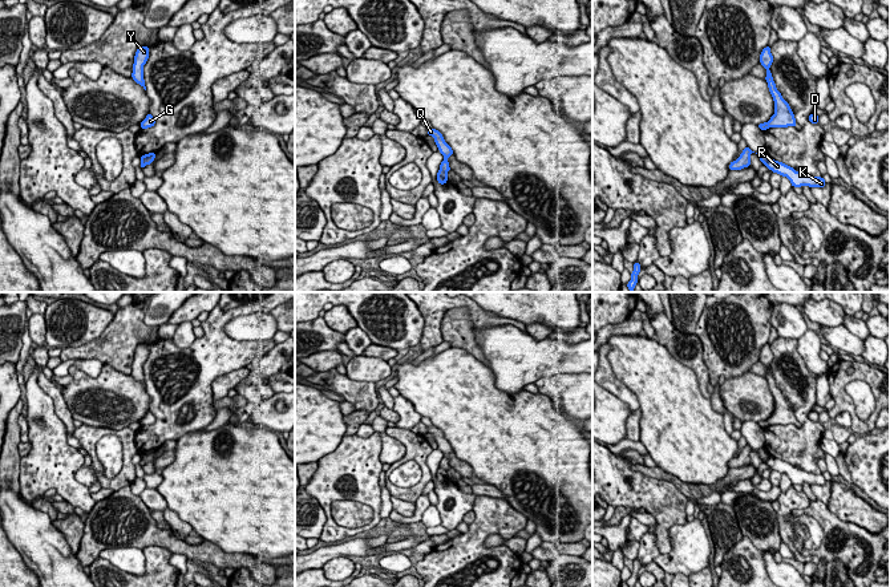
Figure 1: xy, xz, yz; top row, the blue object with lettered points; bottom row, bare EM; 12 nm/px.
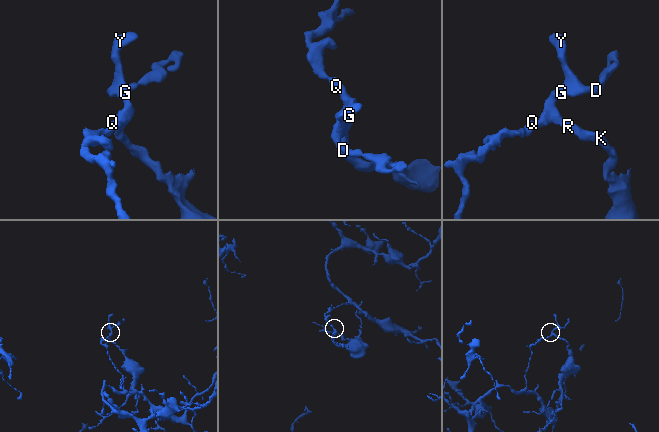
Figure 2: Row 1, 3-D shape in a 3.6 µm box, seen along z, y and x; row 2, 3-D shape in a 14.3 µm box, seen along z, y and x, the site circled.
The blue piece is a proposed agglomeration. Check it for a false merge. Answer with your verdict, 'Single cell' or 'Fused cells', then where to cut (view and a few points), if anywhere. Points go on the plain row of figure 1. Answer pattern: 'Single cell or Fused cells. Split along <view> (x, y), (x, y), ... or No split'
Fused cells. Split along xz (440, 466), (445, 470)

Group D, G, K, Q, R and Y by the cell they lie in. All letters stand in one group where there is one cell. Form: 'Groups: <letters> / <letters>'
Groups: D G Q Y / K R

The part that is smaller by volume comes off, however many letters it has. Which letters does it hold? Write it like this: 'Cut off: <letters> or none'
Cut off: K, R

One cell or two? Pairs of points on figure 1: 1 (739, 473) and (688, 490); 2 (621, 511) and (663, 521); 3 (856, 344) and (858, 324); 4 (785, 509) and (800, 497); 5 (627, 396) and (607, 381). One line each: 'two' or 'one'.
1: one
2: two
3: two
4: one
5: one

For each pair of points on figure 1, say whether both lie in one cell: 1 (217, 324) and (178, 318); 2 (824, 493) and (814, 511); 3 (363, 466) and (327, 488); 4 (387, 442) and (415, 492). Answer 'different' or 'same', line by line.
1: different
2: different
3: same
4: different

